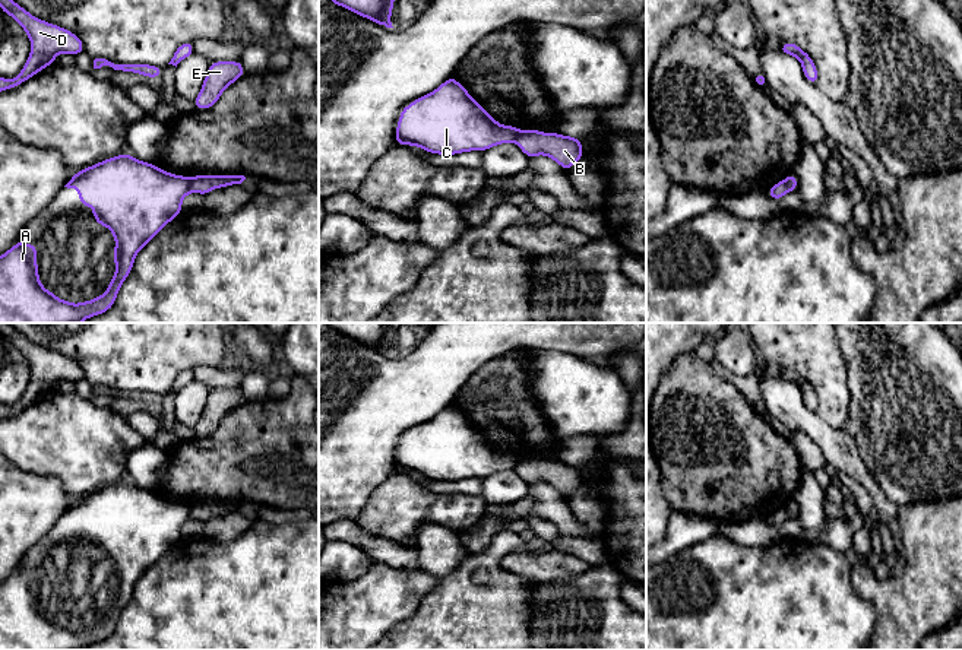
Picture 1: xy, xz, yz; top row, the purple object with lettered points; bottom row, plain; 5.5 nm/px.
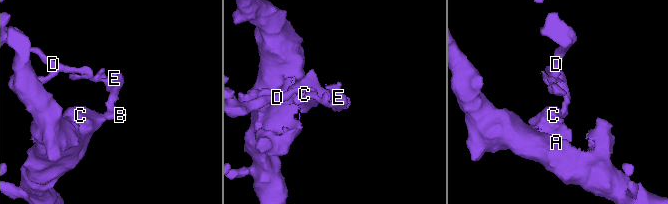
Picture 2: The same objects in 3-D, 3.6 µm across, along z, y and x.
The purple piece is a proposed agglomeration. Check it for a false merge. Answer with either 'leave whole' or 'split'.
split

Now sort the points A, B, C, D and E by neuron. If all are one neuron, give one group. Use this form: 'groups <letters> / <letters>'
groups A C / B D E

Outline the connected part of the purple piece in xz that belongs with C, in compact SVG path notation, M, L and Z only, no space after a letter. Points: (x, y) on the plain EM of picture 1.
M453 403L433 419L404 434L398 450L395 472L418 473L437 482L484 479L500 470L513 469L522 459L518 454L497 450Z

